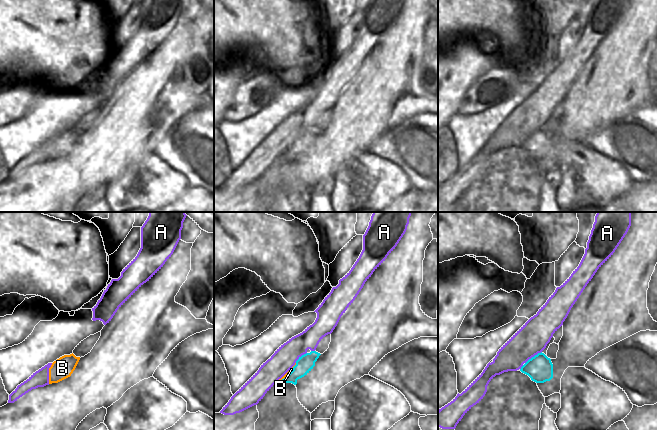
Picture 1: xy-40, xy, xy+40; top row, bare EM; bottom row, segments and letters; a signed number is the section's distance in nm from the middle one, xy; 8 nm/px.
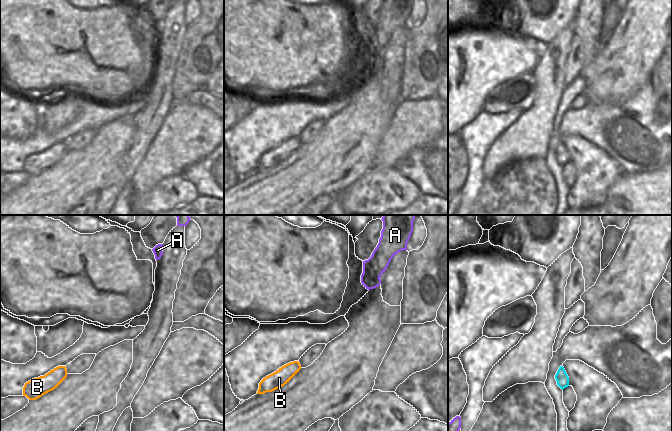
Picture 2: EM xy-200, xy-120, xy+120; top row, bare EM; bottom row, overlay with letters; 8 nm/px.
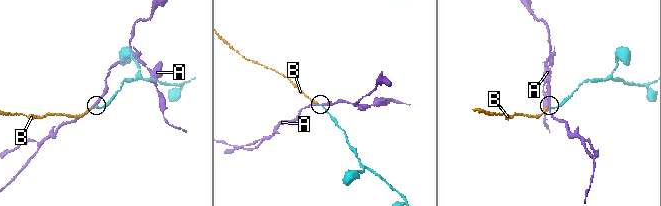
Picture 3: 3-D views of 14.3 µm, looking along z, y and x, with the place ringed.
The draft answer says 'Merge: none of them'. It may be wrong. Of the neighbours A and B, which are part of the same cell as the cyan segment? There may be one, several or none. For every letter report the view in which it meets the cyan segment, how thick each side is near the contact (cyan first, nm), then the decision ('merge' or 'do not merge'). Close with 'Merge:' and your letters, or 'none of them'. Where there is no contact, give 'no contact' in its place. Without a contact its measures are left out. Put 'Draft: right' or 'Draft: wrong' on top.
Draft: wrong
A: meets cyan in xy+40; 220 nm thick on the cyan side, 240 nm on the other; do not merge
B: meets cyan in xy; 140 nm thick on the cyan side, 20 nm on the other; merge
Merge: B

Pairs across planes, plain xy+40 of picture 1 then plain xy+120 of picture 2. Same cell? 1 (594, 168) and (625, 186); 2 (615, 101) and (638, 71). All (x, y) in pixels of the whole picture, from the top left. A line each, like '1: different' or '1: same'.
1: different
2: same

